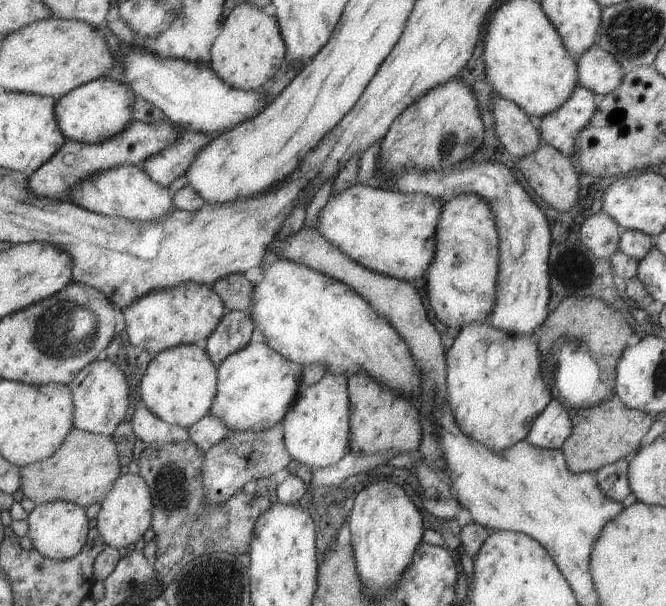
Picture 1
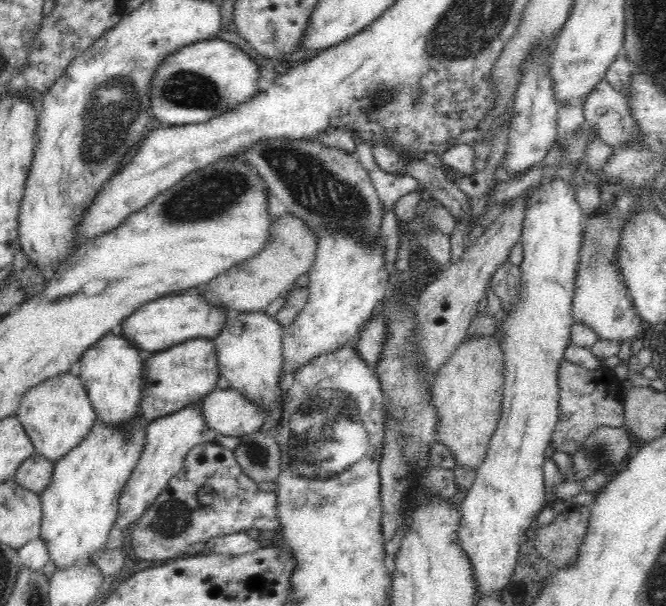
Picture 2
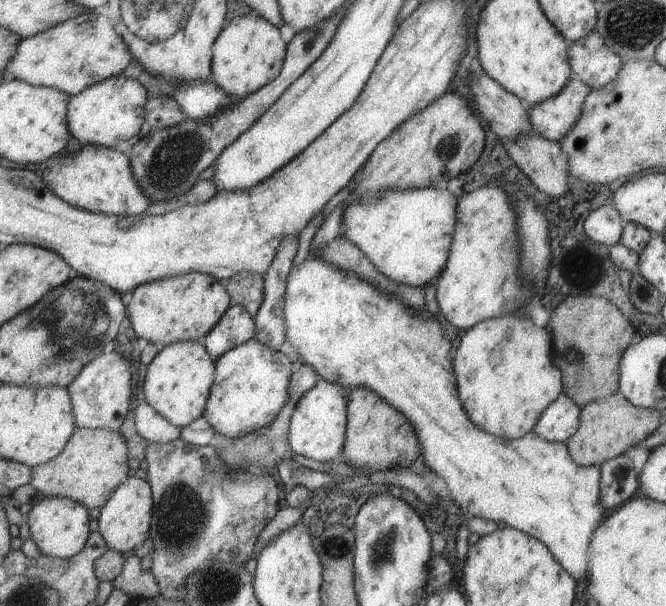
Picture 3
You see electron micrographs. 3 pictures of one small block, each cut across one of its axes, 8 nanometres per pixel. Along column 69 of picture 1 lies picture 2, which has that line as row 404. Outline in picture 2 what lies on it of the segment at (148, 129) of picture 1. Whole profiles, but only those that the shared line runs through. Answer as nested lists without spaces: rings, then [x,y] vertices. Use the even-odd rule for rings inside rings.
[[[196,337],[151,353],[143,360],[144,388],[139,406],[142,426],[155,418],[172,414],[189,404],[199,404],[216,388],[220,376],[216,351],[211,339]]]

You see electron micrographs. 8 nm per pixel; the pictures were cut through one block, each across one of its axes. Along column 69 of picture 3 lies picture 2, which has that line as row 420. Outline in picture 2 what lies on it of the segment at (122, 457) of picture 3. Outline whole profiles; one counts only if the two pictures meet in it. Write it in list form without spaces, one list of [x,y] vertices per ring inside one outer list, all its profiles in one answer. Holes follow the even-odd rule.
[[[482,336],[464,340],[433,378],[429,401],[437,418],[436,441],[443,444],[453,456],[455,466],[452,469],[471,468],[477,471],[482,466],[502,412],[504,372],[505,362],[500,344],[493,336]]]

